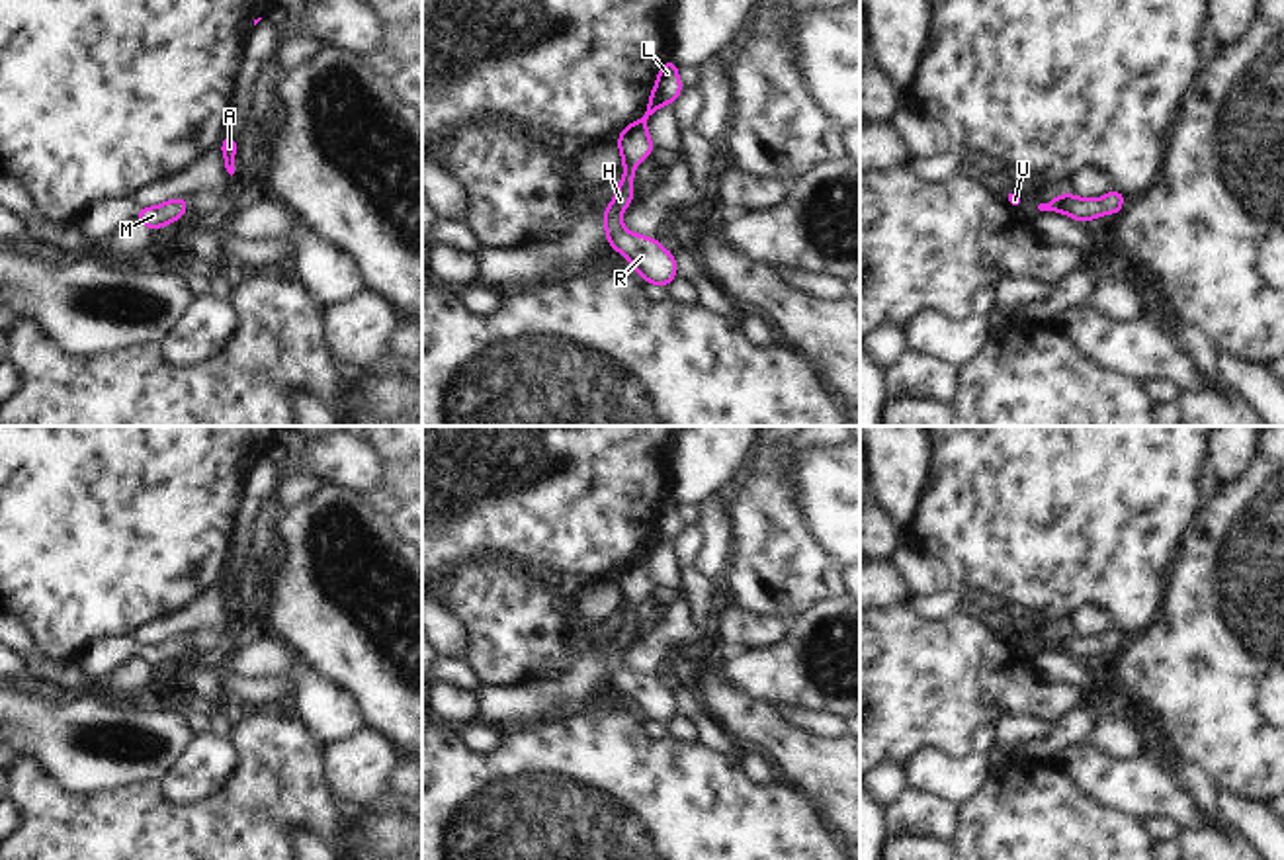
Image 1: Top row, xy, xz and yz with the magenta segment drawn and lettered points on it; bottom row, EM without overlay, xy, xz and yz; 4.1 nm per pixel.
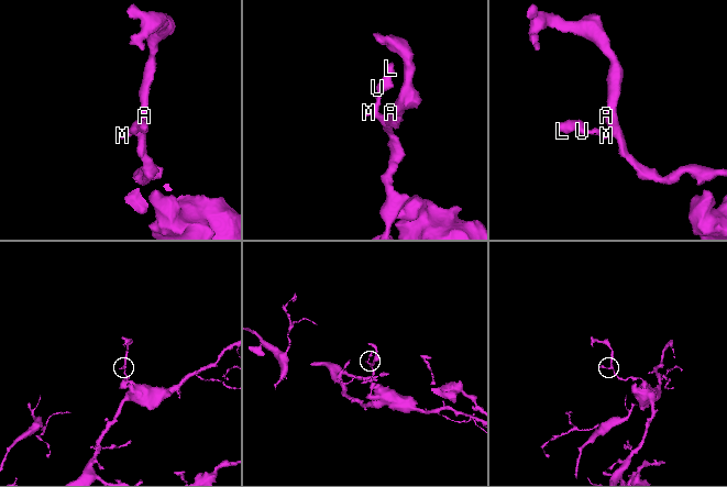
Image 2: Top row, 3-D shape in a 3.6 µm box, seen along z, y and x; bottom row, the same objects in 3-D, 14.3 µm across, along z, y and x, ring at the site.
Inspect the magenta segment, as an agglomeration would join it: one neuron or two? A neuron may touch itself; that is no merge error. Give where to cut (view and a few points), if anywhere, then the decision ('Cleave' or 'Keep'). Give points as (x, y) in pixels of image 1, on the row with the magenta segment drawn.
No split. Keep.

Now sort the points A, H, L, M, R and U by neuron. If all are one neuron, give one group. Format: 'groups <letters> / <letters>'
groups A H L M R U

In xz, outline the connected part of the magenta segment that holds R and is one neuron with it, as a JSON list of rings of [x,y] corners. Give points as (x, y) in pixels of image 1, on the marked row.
[[[670,57],[659,70],[653,94],[647,100],[647,111],[641,119],[623,127],[618,137],[618,149],[623,160],[623,178],[618,182],[616,197],[602,209],[606,242],[623,254],[645,283],[668,287],[676,280],[676,256],[670,254],[655,236],[639,236],[621,227],[621,211],[635,203],[633,199],[633,172],[637,164],[649,156],[657,147],[649,139],[647,119],[663,106],[670,106],[684,90],[678,64]]]

